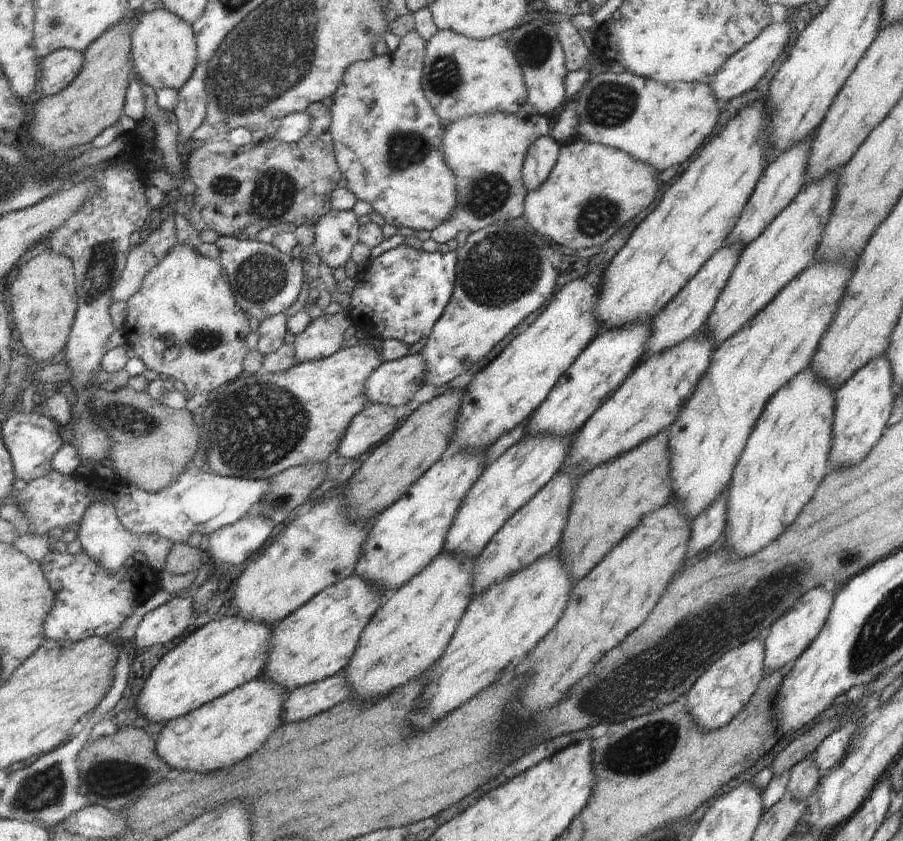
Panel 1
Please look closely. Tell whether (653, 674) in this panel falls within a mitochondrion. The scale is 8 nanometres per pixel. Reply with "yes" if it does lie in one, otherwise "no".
yes

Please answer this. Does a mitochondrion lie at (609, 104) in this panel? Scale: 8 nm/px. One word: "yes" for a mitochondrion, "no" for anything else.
yes

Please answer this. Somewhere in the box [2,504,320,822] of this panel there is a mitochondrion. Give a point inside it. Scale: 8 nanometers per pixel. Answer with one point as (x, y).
(40, 790)

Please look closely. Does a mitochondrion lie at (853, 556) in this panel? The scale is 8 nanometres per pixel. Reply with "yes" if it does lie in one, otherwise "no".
yes

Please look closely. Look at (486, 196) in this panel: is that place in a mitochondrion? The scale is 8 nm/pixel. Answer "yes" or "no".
yes

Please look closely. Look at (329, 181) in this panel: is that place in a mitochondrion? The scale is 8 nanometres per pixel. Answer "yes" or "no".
no

